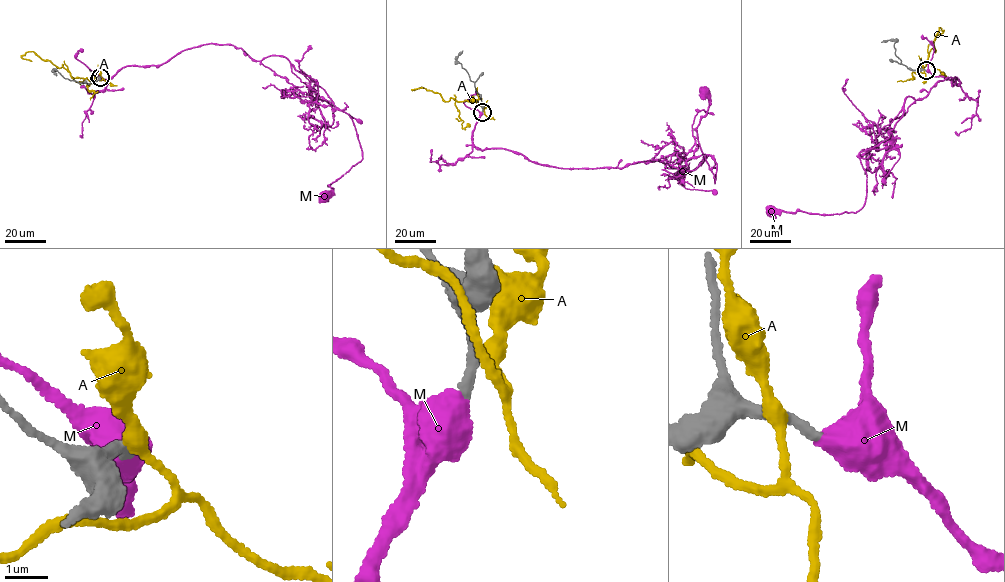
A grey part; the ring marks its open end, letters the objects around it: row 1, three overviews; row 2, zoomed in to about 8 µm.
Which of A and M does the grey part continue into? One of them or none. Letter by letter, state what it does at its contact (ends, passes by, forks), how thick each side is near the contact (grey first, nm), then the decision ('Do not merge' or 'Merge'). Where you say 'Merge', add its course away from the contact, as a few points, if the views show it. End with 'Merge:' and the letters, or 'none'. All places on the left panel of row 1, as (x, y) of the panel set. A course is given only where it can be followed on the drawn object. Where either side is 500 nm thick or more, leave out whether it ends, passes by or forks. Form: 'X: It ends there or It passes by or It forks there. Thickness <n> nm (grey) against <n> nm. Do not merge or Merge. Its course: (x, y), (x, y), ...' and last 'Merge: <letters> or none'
A: It passes by. Thickness 360 nm (grey) against 280 nm. Do not merge
M: Thickness 240 nm (grey) against 600 nm. Merge. Its course: (100, 77), (128, 66), (160, 65), (212, 43), (241, 48), (297, 94), (349, 115), (362, 157), (323, 196)
Merge: M

